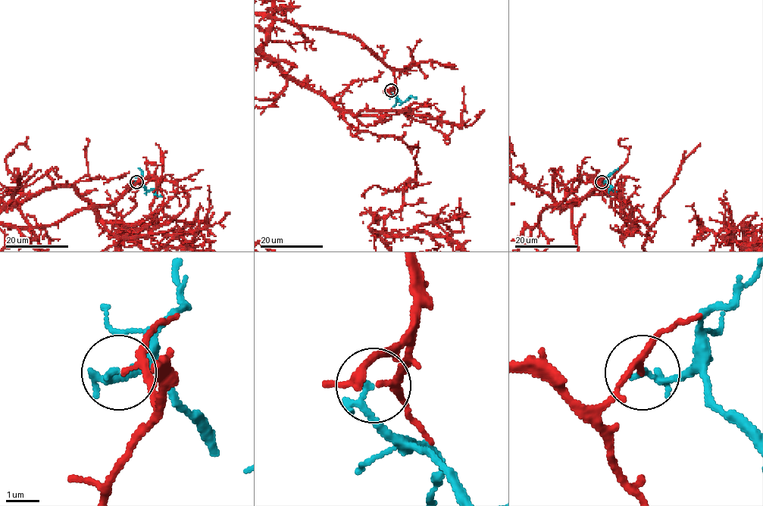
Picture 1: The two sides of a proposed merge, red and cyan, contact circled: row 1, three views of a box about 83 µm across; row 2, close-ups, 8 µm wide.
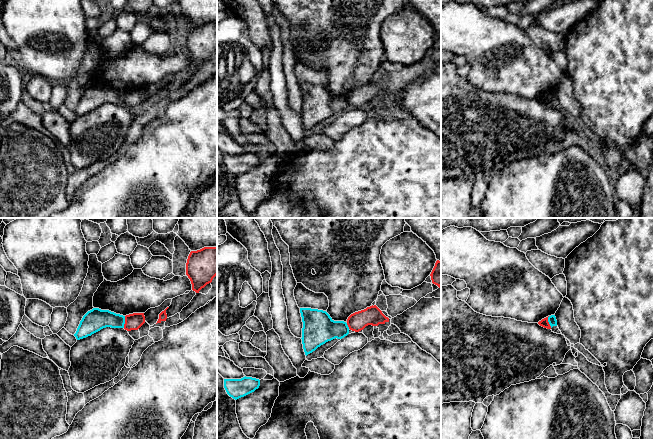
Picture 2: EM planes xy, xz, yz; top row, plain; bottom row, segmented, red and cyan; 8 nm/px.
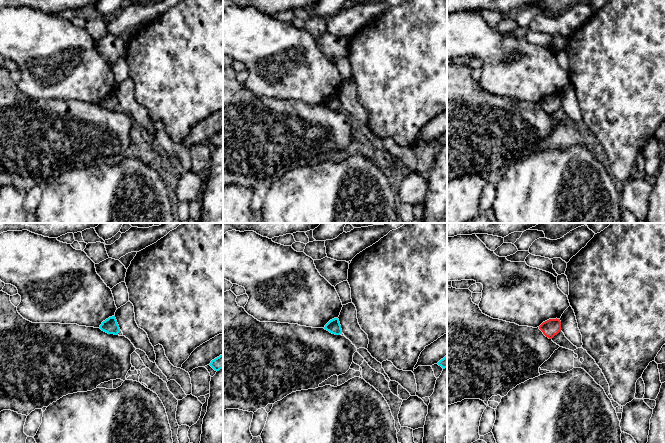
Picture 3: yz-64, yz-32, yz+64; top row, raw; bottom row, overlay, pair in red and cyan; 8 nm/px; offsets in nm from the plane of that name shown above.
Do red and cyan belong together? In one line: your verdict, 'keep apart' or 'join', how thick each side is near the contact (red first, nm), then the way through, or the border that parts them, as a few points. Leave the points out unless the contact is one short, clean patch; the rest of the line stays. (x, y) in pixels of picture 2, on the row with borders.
keep apart; calibres 130 and 180 nm; border xy (125, 316), (123, 327)

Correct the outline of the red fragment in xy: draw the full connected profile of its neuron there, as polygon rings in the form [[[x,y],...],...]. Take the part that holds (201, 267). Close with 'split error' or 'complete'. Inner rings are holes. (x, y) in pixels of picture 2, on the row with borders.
[[[217,247],[191,251],[186,263],[186,275],[196,293],[211,283],[217,275]]]; complete

